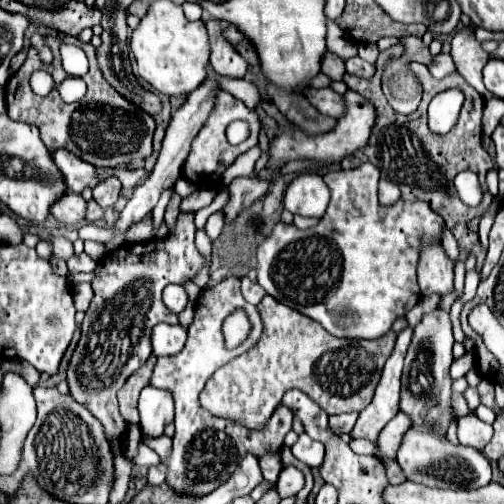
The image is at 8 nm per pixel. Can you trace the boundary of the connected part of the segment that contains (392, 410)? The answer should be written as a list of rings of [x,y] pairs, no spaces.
[[[407,327],[399,333],[395,349],[391,357],[385,363],[381,381],[375,389],[373,401],[359,413],[359,419],[353,427],[355,437],[365,437],[369,441],[377,441],[379,431],[399,413],[399,379],[403,369],[403,359],[407,353],[407,347],[411,343],[413,331]]]

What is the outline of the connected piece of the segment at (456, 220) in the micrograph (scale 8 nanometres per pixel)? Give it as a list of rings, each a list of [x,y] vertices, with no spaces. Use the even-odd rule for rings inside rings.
[[[393,45],[393,47],[385,49],[385,51],[381,51],[379,59],[375,63],[377,65],[377,73],[369,81],[363,79],[363,77],[345,73],[343,81],[347,85],[351,85],[353,91],[361,93],[363,97],[367,97],[375,105],[377,121],[375,121],[375,127],[373,127],[373,133],[369,137],[367,147],[359,149],[357,153],[353,153],[349,157],[345,157],[341,161],[341,167],[343,169],[353,169],[353,167],[359,167],[363,163],[373,163],[381,171],[383,179],[389,179],[389,181],[399,185],[403,201],[427,201],[429,207],[445,219],[445,225],[449,227],[449,231],[457,239],[459,251],[467,251],[469,255],[477,257],[475,269],[481,271],[481,265],[485,261],[485,249],[483,249],[483,245],[479,241],[479,235],[475,231],[471,231],[467,227],[467,223],[471,219],[475,219],[475,217],[481,217],[491,203],[481,203],[475,209],[467,207],[457,197],[457,193],[453,191],[453,177],[457,173],[461,173],[461,171],[475,171],[479,175],[481,183],[485,183],[485,173],[495,167],[493,159],[489,157],[489,153],[481,145],[481,113],[483,113],[483,107],[485,107],[485,99],[471,85],[467,85],[459,73],[437,81],[429,73],[429,69],[425,65],[411,63],[411,69],[419,77],[419,81],[423,85],[423,91],[425,91],[423,93],[423,101],[421,101],[419,109],[415,113],[411,113],[411,115],[395,113],[391,109],[391,105],[387,103],[383,91],[381,91],[381,71],[383,71],[383,65],[387,63],[389,57],[399,57],[401,53],[403,53],[401,45]],[[451,87],[457,87],[457,89],[461,89],[465,93],[465,103],[463,103],[461,117],[459,117],[457,125],[447,135],[439,137],[439,135],[431,133],[429,127],[427,127],[427,105],[437,93],[441,93],[445,89],[451,89]]]

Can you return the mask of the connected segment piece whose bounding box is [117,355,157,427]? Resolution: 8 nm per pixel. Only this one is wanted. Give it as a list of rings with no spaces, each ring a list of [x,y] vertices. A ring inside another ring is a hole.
[[[149,357],[145,361],[145,365],[141,365],[141,369],[137,369],[137,373],[133,373],[125,385],[121,387],[121,391],[117,393],[117,399],[119,399],[119,411],[121,411],[121,417],[125,417],[125,425],[135,425],[139,423],[139,413],[137,413],[137,399],[139,399],[139,393],[145,385],[149,385],[149,379],[151,379],[151,373],[153,373],[153,367],[157,363],[157,357]]]

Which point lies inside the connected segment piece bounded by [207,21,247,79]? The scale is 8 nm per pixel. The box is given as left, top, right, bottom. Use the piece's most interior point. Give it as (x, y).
(224, 59)

